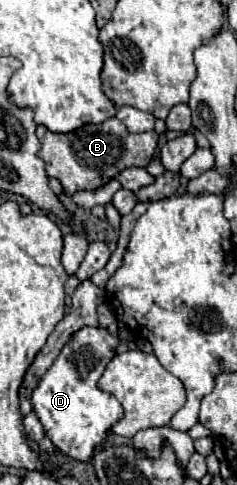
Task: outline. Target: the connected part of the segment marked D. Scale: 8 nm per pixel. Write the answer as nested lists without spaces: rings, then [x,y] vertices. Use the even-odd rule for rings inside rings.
[[[102,326],[80,328],[74,332],[74,336],[70,336],[54,364],[42,374],[40,382],[30,394],[32,408],[42,422],[46,436],[58,450],[74,460],[90,462],[94,448],[106,440],[112,426],[124,416],[122,404],[110,392],[98,390],[102,372],[114,358],[116,348],[124,342],[128,342],[124,334],[114,336]]]

